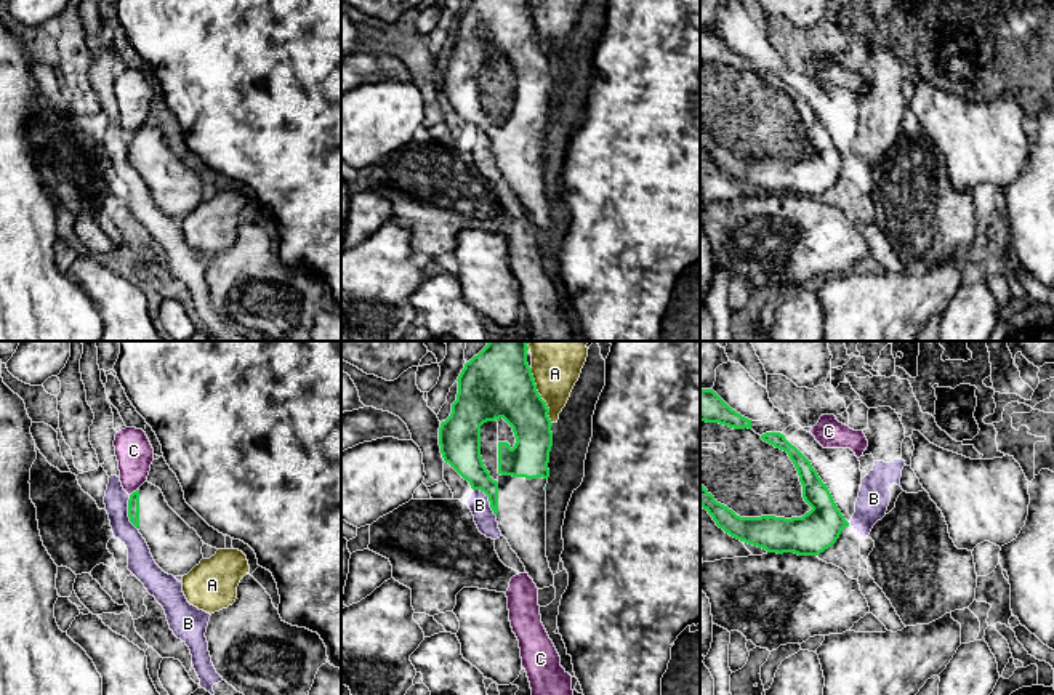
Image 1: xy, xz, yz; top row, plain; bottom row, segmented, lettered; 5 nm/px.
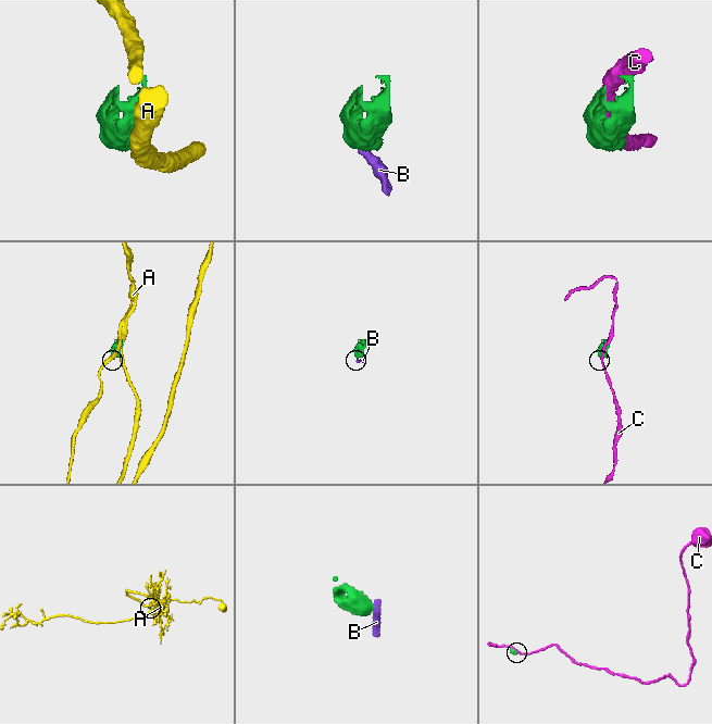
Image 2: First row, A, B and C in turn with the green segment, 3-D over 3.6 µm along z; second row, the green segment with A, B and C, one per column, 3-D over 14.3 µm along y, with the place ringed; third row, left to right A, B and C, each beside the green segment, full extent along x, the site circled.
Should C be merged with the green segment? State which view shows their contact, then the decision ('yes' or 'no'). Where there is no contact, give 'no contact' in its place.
xy | yes

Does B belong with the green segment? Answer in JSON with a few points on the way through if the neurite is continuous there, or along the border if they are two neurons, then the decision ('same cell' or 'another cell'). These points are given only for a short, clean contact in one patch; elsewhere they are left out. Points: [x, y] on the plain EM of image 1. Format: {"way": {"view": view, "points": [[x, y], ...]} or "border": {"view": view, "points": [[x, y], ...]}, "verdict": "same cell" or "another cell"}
{"border": {"view": "xy", "points": [[128, 136], [128, 162], [136, 170]]}, "verdict": "another cell"}

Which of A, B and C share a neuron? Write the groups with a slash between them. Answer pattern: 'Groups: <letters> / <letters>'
Groups: A / B / C

